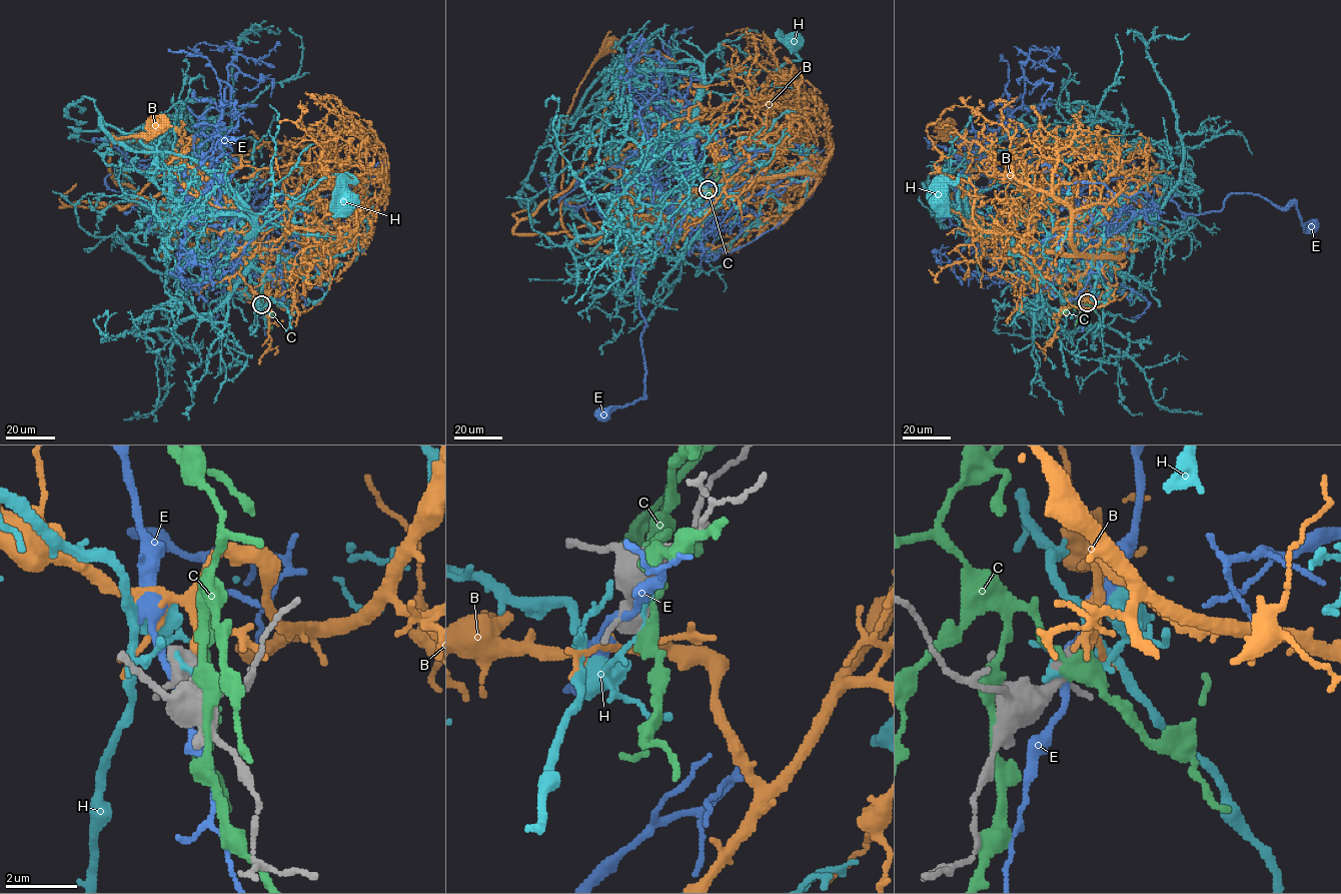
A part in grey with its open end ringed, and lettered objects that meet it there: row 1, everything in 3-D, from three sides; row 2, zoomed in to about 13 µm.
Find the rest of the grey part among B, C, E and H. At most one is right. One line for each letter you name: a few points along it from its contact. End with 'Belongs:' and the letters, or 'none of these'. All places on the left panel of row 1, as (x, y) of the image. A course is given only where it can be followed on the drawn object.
B: Its course: (261, 305), (277, 295), (279, 260), (225, 257), (111, 175), (111, 134), (146, 136), (157, 125)
Belongs: B

